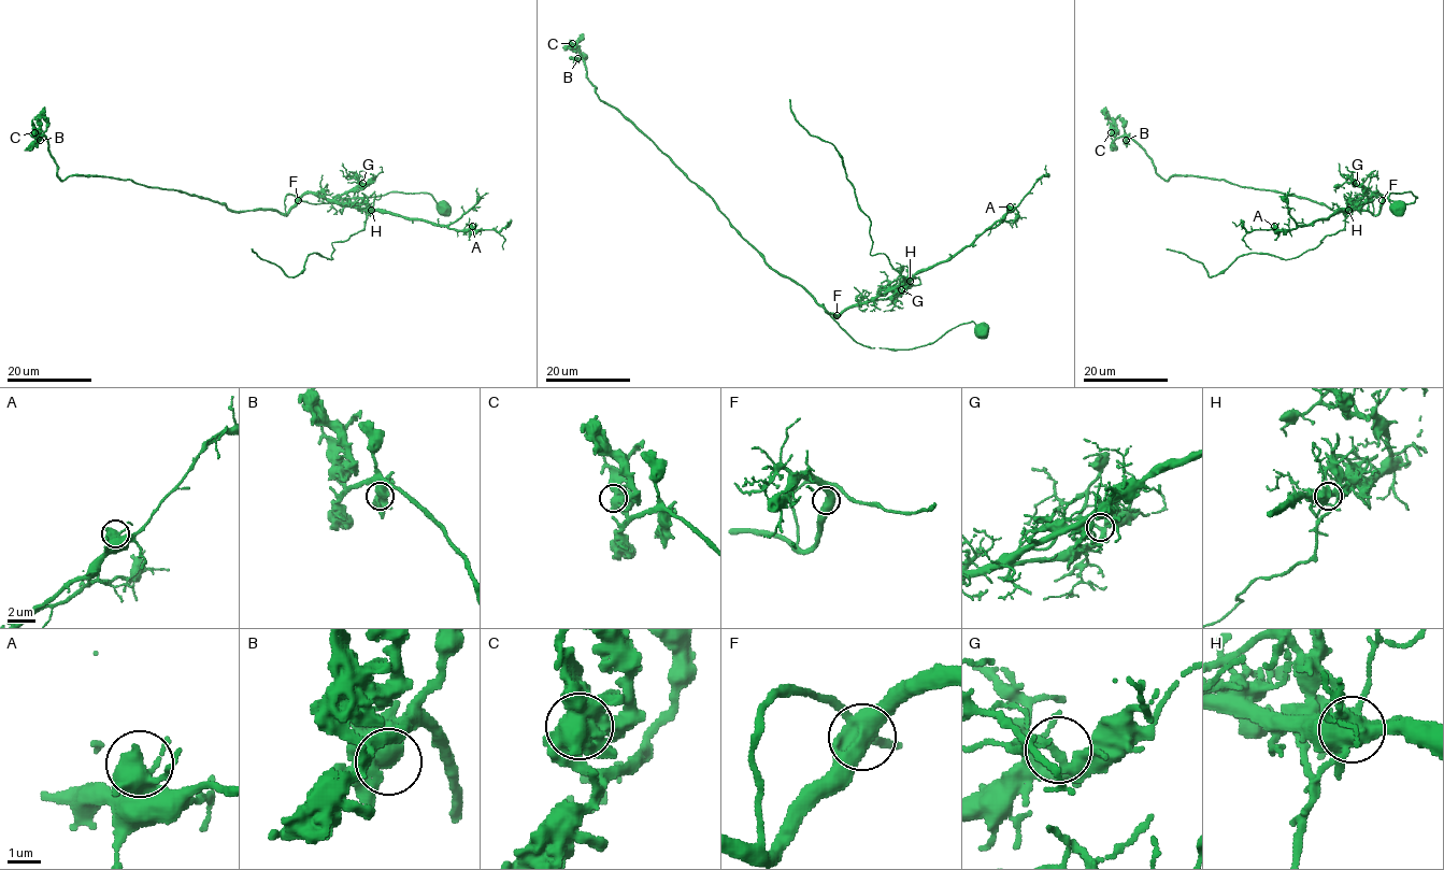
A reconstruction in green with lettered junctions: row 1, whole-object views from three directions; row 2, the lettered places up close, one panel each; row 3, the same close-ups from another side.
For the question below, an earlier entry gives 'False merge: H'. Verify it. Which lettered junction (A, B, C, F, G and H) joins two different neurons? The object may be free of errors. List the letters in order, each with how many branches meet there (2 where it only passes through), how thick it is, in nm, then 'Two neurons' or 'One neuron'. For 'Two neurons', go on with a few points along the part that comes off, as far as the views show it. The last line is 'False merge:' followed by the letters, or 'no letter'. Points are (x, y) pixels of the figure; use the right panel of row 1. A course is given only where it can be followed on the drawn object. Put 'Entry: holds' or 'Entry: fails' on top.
Entry: holds
A: Branches: 4. Thickness 500 nm. One neuron
B: Branches: 4. Thickness 500 nm. One neuron
C: Branches: 3. Thickness 550 nm. One neuron
F: Branches: 3. Thickness 480 nm. One neuron
G: Branches: 4. Thickness 280 nm. One neuron
H: Branches: 4. Thickness 480 nm. Two neurons. Course of the part to remove: (1348, 210), (1345, 226), (1314, 248), (1286, 259), (1248, 253), (1212, 276), (1202, 264), (1166, 248)
False merge: H

